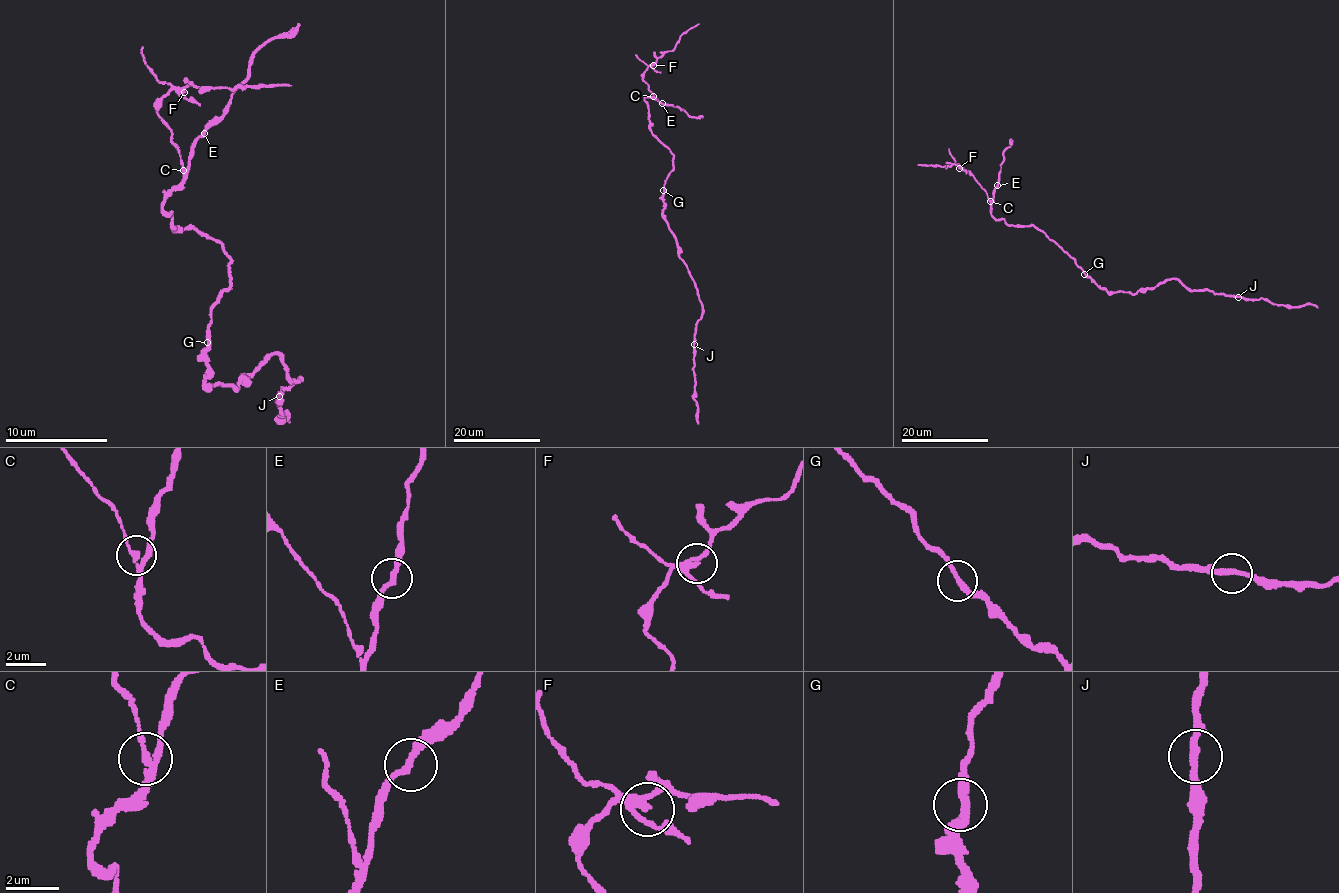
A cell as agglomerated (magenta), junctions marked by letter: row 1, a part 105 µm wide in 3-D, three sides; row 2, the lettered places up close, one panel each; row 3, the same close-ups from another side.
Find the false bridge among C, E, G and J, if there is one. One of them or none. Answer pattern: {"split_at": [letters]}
{"split_at": ["C"]}

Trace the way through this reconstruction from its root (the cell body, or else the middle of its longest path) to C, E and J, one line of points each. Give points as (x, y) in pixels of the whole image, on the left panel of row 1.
C: (209, 342), (212, 308), (230, 285), (230, 257), (194, 229), (173, 229), (163, 205), (184, 169)
E: (209, 342), (212, 308), (230, 285), (230, 257), (194, 229), (173, 229), (163, 208), (204, 133)
J: (209, 342), (209, 386), (235, 388), (266, 357), (279, 355), (286, 375), (297, 378), (279, 396)

